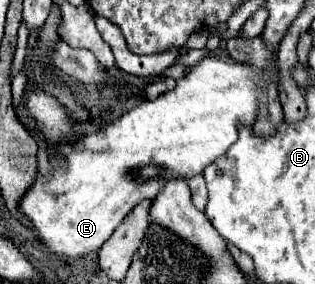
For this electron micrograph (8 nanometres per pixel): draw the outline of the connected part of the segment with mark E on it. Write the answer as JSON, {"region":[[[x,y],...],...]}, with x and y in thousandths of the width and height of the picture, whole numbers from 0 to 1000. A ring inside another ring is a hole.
{"region":[[[651,197],[625,232],[613,232],[581,275],[562,282],[562,303],[537,324],[517,324],[479,359],[454,359],[416,380],[384,415],[333,437],[295,472],[270,472],[232,507],[194,521],[213,556],[213,592],[194,592],[168,549],[156,620],[117,620],[105,662],[73,690],[67,739],[105,782],[111,831],[137,845],[156,880],[187,901],[263,908],[321,873],[321,859],[359,824],[371,789],[448,711],[486,704],[498,676],[524,655],[537,627],[600,634],[613,620],[644,613],[657,585],[670,585],[695,549],[708,549],[727,514],[759,486],[759,451],[797,451],[816,430],[829,352],[822,338],[848,338],[848,303],[873,296],[892,331],[892,246],[879,211],[860,211],[848,232],[803,232],[784,218],[746,211],[689,211]],[[498,577],[517,592],[511,620],[473,634],[435,634],[429,606]]]}

